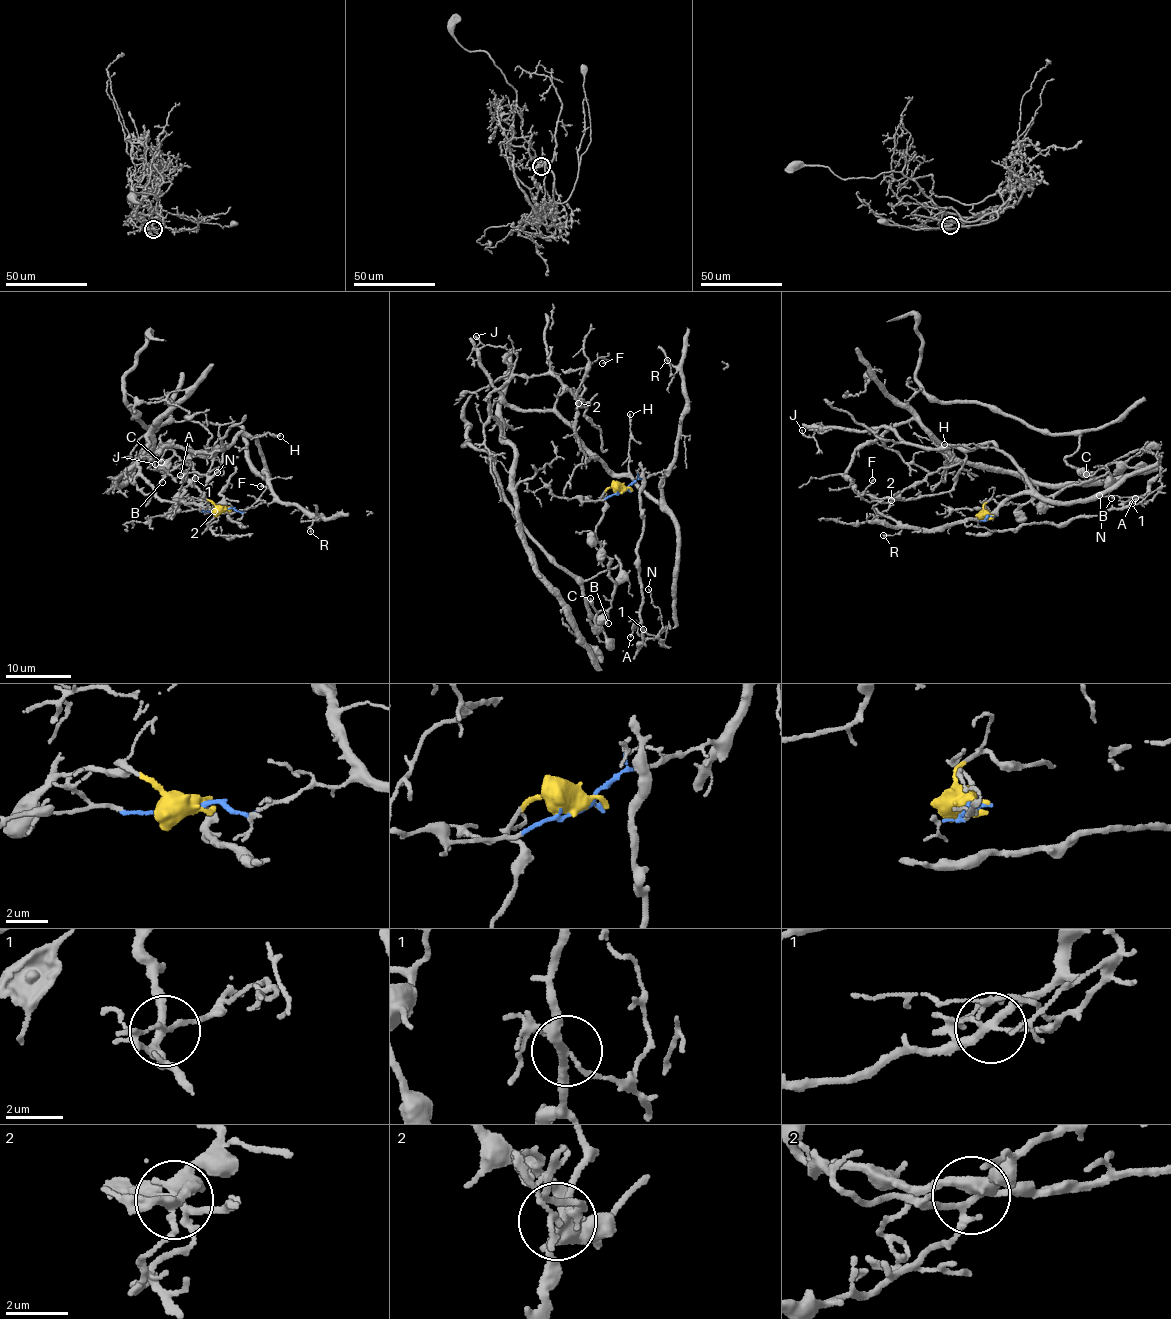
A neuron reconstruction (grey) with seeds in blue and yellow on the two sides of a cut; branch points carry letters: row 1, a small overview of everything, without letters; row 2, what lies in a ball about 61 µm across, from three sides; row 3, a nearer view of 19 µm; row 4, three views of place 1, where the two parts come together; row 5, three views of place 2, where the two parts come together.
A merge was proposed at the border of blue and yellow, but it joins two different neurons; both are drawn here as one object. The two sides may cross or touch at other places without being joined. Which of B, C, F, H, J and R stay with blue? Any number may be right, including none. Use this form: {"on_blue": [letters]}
{"on_blue": ["F", "H", "J", "R"]}

